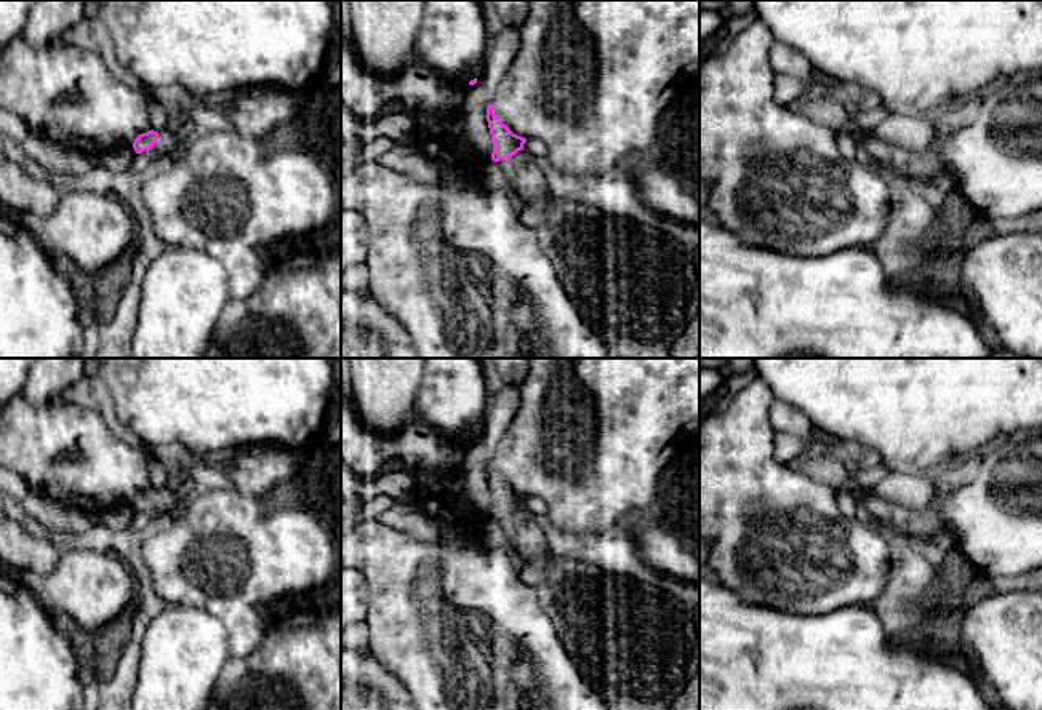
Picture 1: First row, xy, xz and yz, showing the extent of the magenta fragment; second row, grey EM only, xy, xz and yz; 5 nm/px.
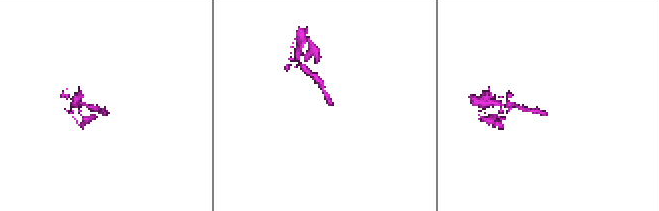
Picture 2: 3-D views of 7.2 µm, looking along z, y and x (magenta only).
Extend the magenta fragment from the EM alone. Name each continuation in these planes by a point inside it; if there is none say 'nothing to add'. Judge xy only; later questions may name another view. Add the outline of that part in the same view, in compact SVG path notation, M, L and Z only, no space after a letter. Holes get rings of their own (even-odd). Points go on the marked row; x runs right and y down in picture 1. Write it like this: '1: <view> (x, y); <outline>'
1: xy (168, 138); M170 125L158 131L157 142L149 150L144 150L142 155L160 163L165 155L171 154L176 149L178 142L179 131L176 125Z

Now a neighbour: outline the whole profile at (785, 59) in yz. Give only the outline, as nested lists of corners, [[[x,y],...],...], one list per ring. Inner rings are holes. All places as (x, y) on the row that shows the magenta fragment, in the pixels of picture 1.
[[[775,40],[770,48],[770,64],[775,74],[786,74],[797,78],[815,77],[813,82],[802,91],[797,106],[810,109],[815,99],[831,94],[831,82],[815,72],[813,64],[796,48]]]

